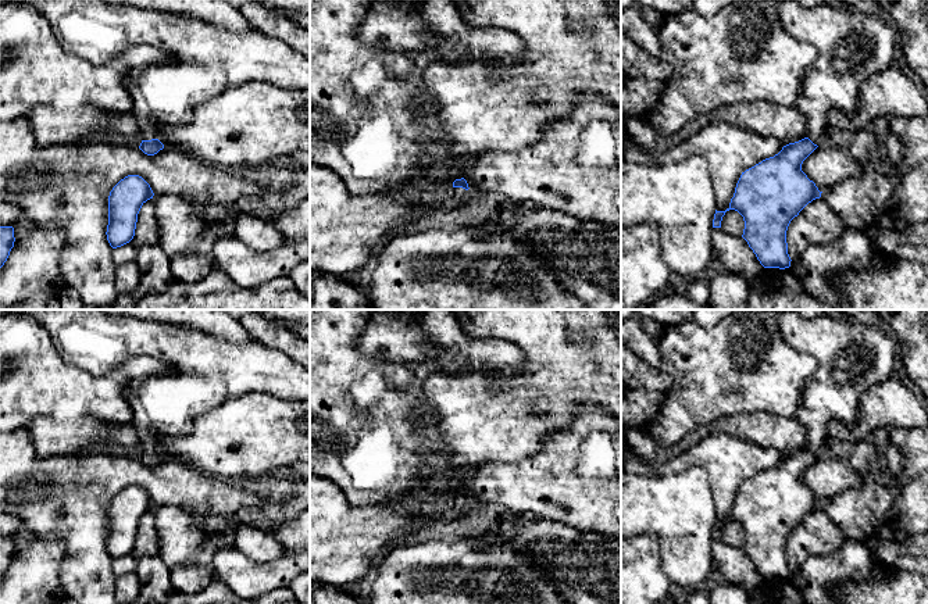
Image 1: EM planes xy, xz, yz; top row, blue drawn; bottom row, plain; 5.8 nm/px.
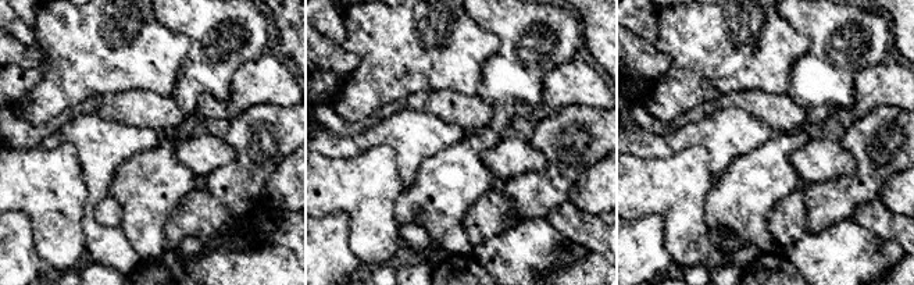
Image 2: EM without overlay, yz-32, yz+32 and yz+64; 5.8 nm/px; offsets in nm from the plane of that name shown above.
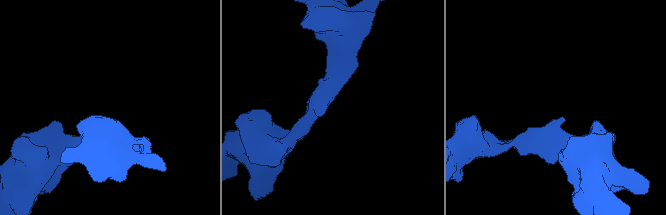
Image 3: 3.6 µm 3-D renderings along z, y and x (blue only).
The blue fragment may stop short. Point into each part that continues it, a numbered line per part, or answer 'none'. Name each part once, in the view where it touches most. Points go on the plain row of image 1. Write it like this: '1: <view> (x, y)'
1: xy (207, 371)

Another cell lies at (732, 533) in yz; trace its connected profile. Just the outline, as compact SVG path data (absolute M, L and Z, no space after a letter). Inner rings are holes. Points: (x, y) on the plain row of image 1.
M735 521L727 522L721 532L721 540L731 547L742 548L745 540L743 528Z

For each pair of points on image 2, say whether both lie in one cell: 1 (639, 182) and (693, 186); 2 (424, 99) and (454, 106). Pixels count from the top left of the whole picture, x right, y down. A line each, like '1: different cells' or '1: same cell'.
1: same cell
2: same cell

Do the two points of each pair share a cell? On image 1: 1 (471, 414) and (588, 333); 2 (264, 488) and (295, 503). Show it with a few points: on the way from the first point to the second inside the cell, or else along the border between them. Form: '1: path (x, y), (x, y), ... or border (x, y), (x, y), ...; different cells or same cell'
1: path (506, 414), (532, 414), (561, 385), (567, 368); same cell
2: path (271, 489), (282, 497), (288, 497); same cell

